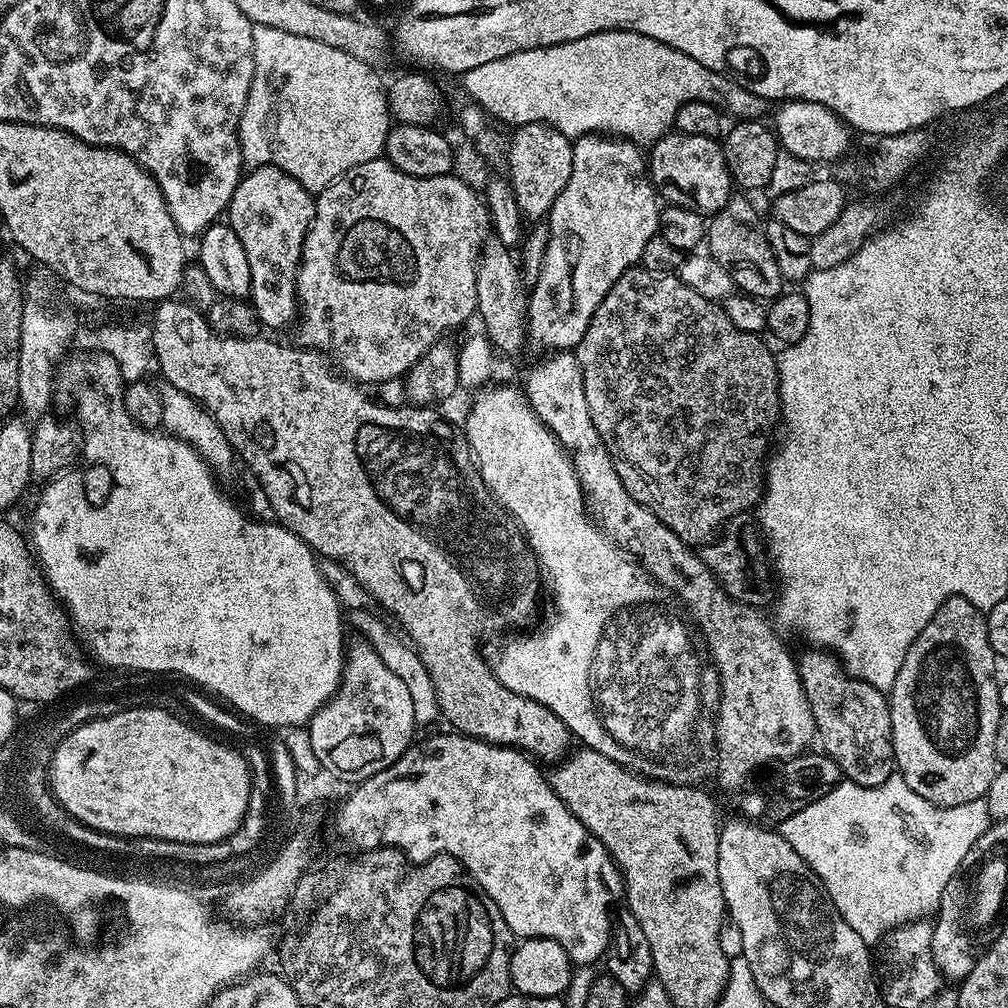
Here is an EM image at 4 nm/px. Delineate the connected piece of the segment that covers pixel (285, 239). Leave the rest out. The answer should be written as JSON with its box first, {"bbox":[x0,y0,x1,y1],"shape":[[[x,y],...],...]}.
{"bbox":[226,164,316,328],"shape":[[[267,164],[251,169],[241,179],[228,203],[226,222],[238,234],[246,259],[250,261],[250,303],[261,325],[284,328],[298,316],[296,275],[308,227],[316,216],[313,193],[307,192],[289,172]]]}

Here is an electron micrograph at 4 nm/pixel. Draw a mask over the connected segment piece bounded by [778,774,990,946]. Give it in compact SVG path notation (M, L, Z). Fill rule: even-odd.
M894 774L889 780L882 782L882 786L874 786L873 788L841 782L822 798L810 802L802 810L793 812L791 816L783 817L779 823L780 835L786 838L786 842L790 842L790 846L794 846L794 850L803 858L806 866L810 866L812 873L820 879L820 885L828 891L832 905L838 910L838 914L842 914L842 918L848 923L850 930L855 930L858 938L862 938L862 942L866 942L869 946L876 946L893 928L898 928L901 924L911 924L913 920L931 917L937 911L939 899L942 898L942 890L945 890L948 882L958 876L960 863L965 863L965 857L970 853L971 848L989 828L990 817L985 799L962 802L962 806L939 808L938 805L922 798L922 794L914 794L914 790L910 790L910 786L906 786L903 776Z

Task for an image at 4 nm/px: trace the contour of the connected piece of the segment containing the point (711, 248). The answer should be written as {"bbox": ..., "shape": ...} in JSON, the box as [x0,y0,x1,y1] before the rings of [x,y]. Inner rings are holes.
{"bbox":[706,195,786,302],"shape":[[[733,195],[722,210],[711,215],[706,226],[706,248],[710,256],[726,267],[739,291],[768,302],[783,293],[786,282],[770,249],[763,218],[761,220],[755,206],[742,196],[745,195]]]}

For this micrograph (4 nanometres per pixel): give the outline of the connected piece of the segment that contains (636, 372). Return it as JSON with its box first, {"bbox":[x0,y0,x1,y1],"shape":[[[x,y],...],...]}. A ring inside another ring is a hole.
{"bbox":[574,266,782,546],"shape":[[[643,266],[628,268],[614,286],[610,286],[610,294],[602,298],[594,318],[590,318],[590,326],[586,326],[586,334],[582,334],[582,342],[574,351],[582,366],[582,386],[586,386],[586,403],[590,406],[590,418],[594,418],[594,430],[602,438],[606,450],[612,456],[614,470],[618,470],[618,478],[622,478],[622,486],[635,500],[642,502],[658,519],[682,542],[693,546],[712,543],[728,521],[743,512],[751,513],[759,505],[764,494],[764,474],[766,457],[770,448],[768,443],[772,435],[777,435],[778,425],[782,420],[780,407],[780,370],[777,357],[763,344],[763,339],[754,334],[746,334],[746,330],[738,330],[730,318],[726,318],[723,307],[717,301],[702,298],[695,290],[690,290],[679,275],[671,272],[651,272]]]}

